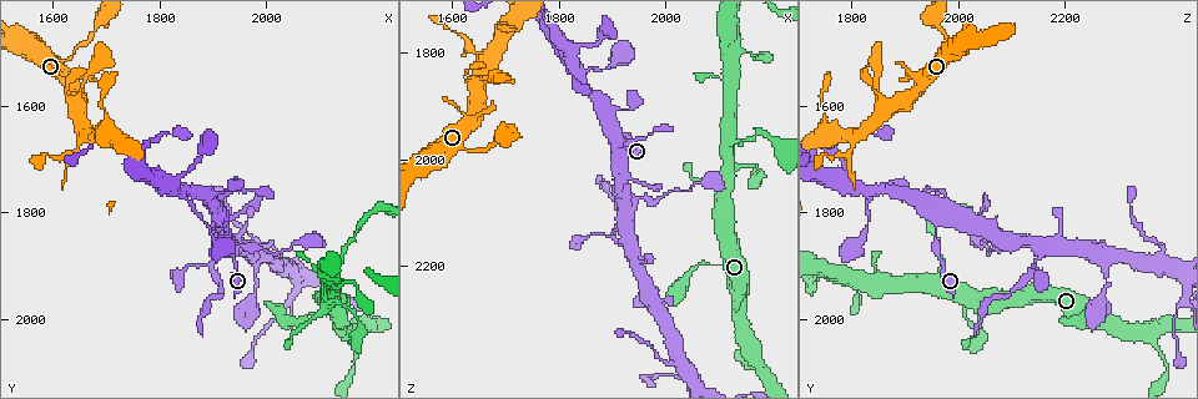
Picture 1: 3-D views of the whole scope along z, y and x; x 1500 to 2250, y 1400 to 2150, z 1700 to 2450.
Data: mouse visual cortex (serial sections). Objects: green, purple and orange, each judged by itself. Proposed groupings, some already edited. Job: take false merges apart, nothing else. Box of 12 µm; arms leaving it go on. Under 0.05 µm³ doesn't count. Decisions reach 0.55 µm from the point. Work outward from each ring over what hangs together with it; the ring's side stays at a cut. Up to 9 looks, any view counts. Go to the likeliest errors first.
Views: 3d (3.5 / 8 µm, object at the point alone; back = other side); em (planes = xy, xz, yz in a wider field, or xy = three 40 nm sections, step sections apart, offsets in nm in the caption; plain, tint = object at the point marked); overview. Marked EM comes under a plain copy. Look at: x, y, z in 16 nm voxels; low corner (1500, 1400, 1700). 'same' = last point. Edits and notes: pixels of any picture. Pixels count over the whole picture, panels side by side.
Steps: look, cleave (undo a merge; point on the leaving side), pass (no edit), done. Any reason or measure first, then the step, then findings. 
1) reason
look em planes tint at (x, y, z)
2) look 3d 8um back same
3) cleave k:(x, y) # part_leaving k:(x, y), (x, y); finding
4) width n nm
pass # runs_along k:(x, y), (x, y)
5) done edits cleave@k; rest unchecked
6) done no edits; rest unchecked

four or more arms meet
look 3d 3.5um at (1910, 1815, 1965)

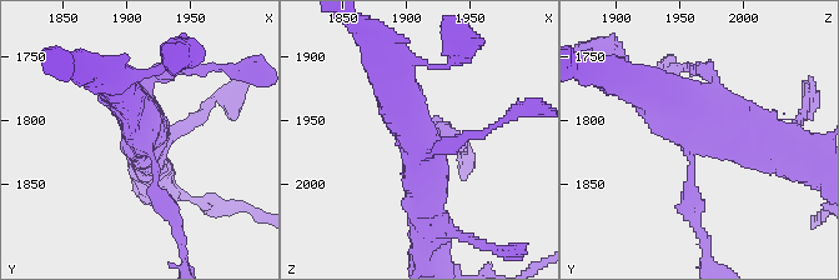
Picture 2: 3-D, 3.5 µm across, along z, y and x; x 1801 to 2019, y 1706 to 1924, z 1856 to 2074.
arms 4; arm_widths 200, 200, 450, 600 nm
look em planes tint at (1912, 1816, 1968)

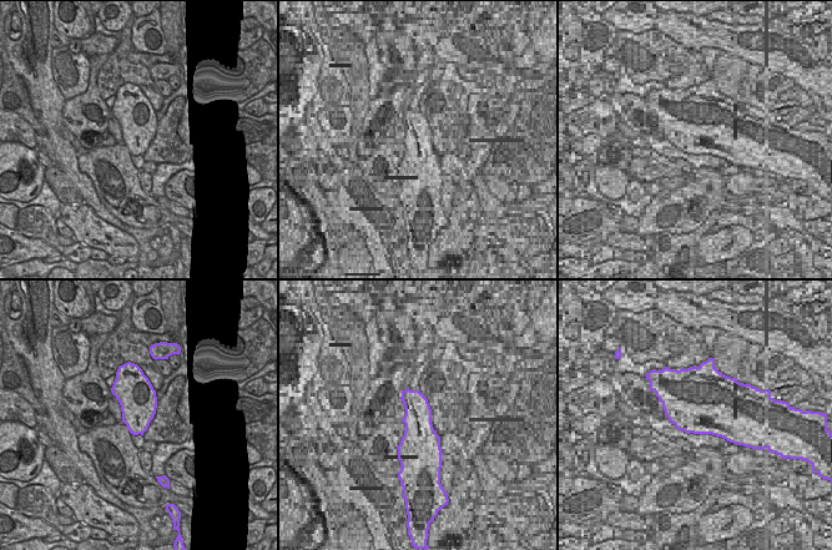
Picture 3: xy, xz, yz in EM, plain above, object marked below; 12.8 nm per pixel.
width 480 nm
pass # runs_along 2:(694, 213), (691, 155), (707, 133), (777, 140); one cell here

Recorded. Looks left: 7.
side arm on a straight run
look 3d 3.5um at (2025, 1895, 2380)

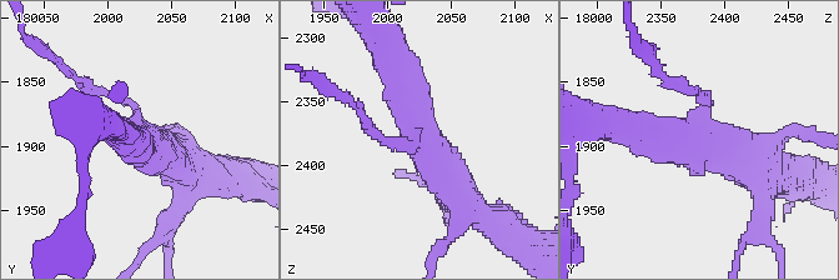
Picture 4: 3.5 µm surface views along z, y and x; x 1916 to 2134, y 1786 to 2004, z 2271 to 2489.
arms 3; arm_widths 150, 400, 450 nm; need the tissue
look em xy step 2 tint at (2028, 1902, 2378)

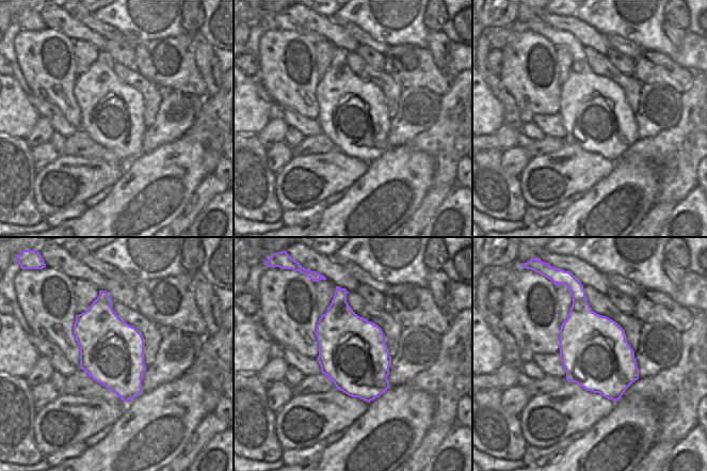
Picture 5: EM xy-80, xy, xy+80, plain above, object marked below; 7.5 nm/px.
pass # runs_along 4:(390, 68), (463, 199); continuous, no second cell

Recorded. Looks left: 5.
thin arm on a thick one
look 3d 3.5um at (2120, 1960, 2015)

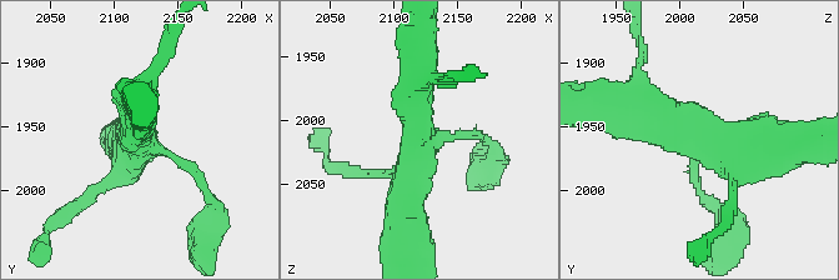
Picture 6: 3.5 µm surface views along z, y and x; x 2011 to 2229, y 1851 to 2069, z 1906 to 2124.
look em xy step 1 tint at (2118, 1956, 2018)

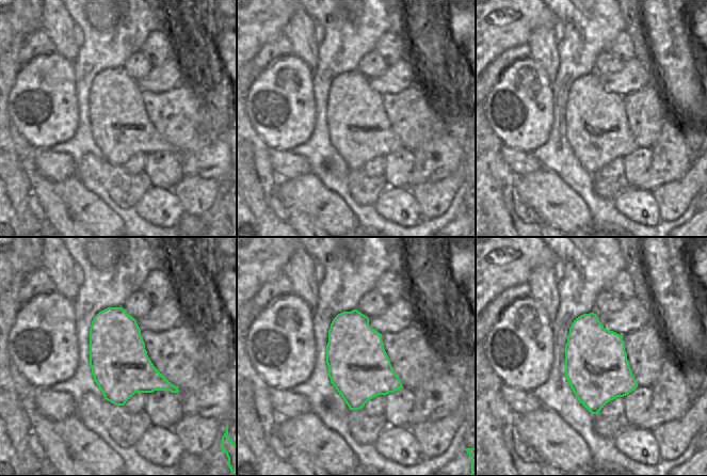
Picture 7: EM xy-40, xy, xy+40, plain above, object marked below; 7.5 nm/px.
width 460 nm
pass # runs_along 6:(783, 143), (691, 135), (633, 100); continuous, no second cell

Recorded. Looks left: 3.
narrows sharply
look 3d 3.5um at (1870, 1700, 1785)

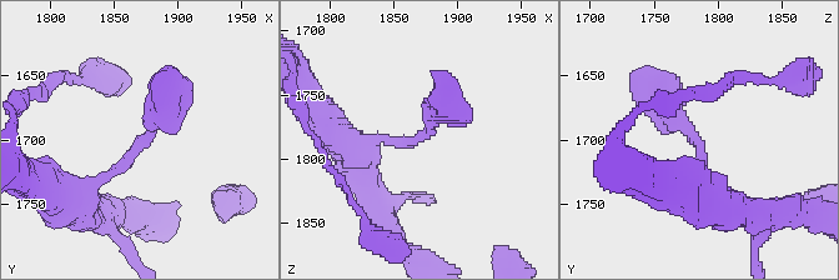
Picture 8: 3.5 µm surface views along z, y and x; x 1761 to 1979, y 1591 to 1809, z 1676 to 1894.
arm_widths 150, 400 nm
look em xy step 1 tint at (1876, 1696, 1782)

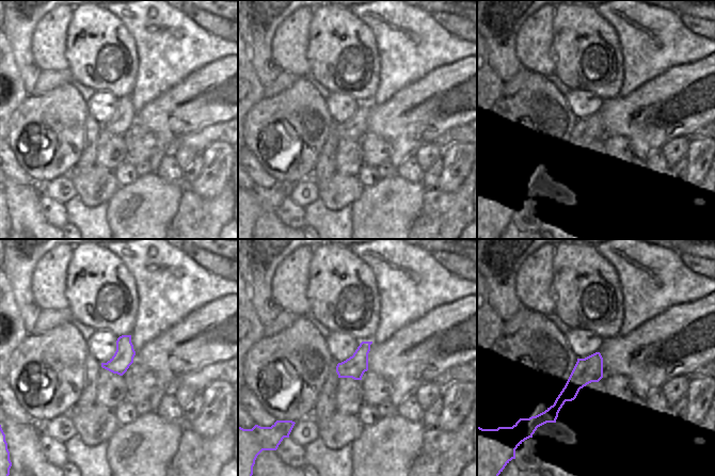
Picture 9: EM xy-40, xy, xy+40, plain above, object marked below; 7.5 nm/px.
another direction
look em xy step 3 tint same

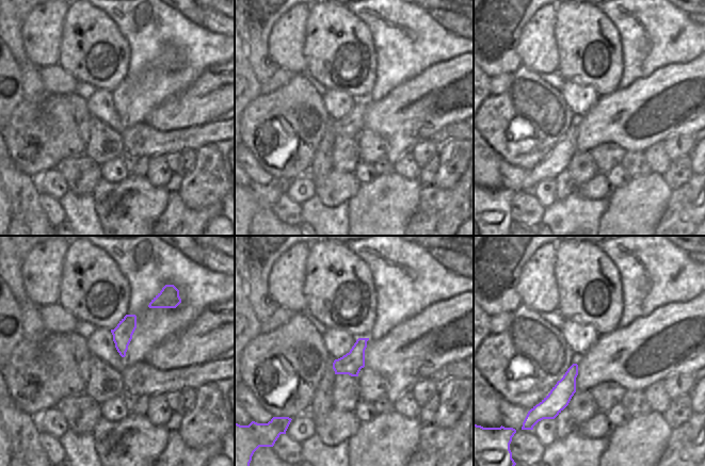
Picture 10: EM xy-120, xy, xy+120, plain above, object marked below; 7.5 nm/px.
pass # runs_along 8:(79, 203), (151, 130), (167, 80); all the same cell

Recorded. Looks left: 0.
done no edits; rest unchecked

